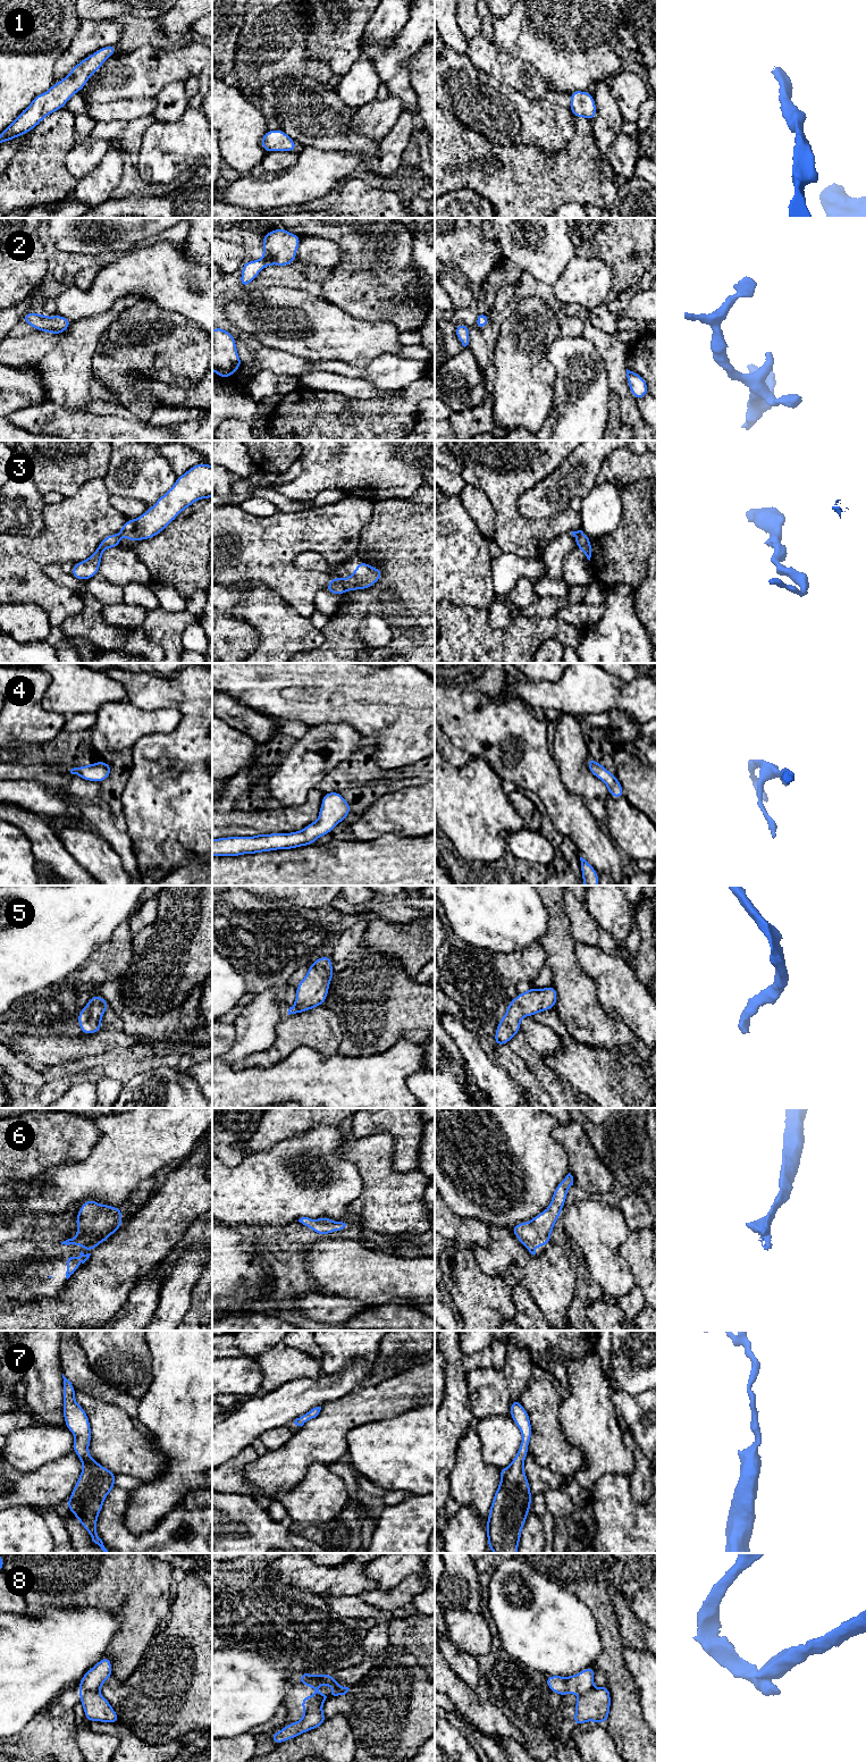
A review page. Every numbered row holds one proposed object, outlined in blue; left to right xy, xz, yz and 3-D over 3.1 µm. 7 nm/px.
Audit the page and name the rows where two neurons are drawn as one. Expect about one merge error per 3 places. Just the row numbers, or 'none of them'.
3, 8

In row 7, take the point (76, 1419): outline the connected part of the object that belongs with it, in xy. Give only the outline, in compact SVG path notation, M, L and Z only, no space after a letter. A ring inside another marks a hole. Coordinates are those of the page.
M62 1374L64 1378L64 1418L67 1428L74 1434L75 1452L83 1465L79 1478L67 1502L67 1508L89 1532L92 1541L103 1553L109 1553L96 1532L96 1520L103 1507L103 1500L115 1488L113 1471L93 1460L89 1452L91 1427L85 1410L75 1401L75 1387Z

